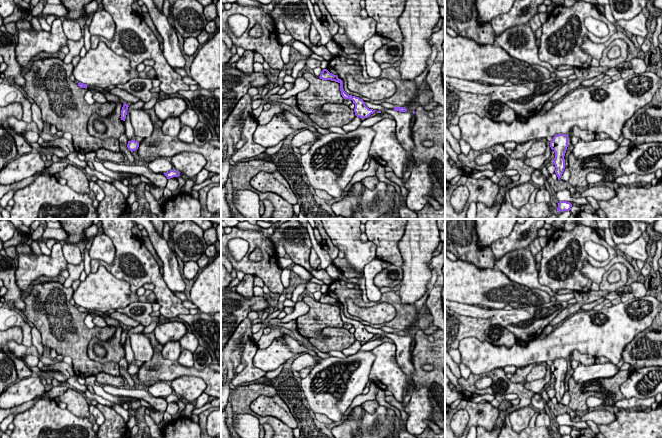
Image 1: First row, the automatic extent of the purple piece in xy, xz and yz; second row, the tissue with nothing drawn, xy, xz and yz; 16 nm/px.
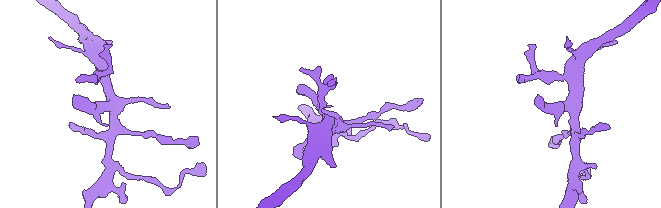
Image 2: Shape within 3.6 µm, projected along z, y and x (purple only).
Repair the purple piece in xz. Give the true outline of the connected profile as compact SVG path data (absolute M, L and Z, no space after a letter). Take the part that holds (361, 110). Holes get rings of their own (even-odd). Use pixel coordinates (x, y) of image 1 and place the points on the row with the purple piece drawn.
M327 69L322 70L319 78L322 80L335 81L340 84L340 91L341 91L342 97L344 99L352 100L353 103L355 104L354 112L357 117L368 118L368 117L370 117L371 114L373 114L376 111L373 109L369 109L365 105L365 102L362 99L360 99L359 97L347 94L343 89L343 81L341 79L339 79L337 75L330 73Z

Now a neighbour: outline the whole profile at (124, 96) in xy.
M114 88L112 90L109 90L109 92L112 95L117 96L123 103L134 104L139 101L139 98L133 96L132 94L120 88Z

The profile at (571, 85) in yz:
M576 78L574 80L568 80L568 82L563 85L550 99L549 101L556 101L560 99L561 97L566 96L568 93L571 91L577 89L581 83L585 80L586 78Z

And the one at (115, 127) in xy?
M123 102L115 103L115 110L108 117L101 117L97 114L92 114L87 124L88 133L93 137L97 137L102 140L108 138L119 139L119 137L125 134L126 131L124 122L120 118L123 105ZM95 120L99 120L105 125L106 131L104 133L98 133L94 129Z

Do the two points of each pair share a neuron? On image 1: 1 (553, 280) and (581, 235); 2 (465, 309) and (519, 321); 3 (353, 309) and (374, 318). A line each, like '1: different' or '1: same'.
1: same
2: same
3: same

